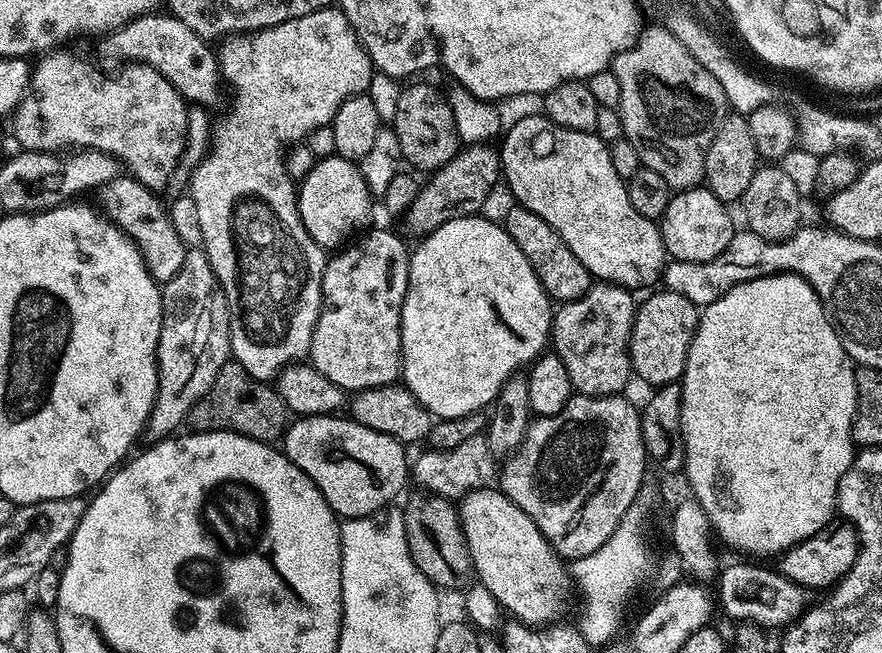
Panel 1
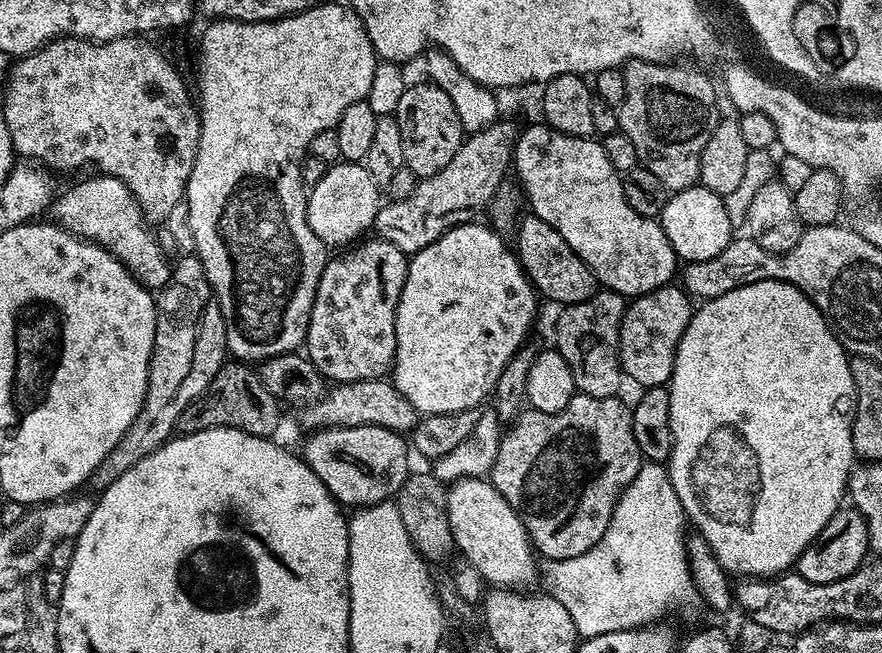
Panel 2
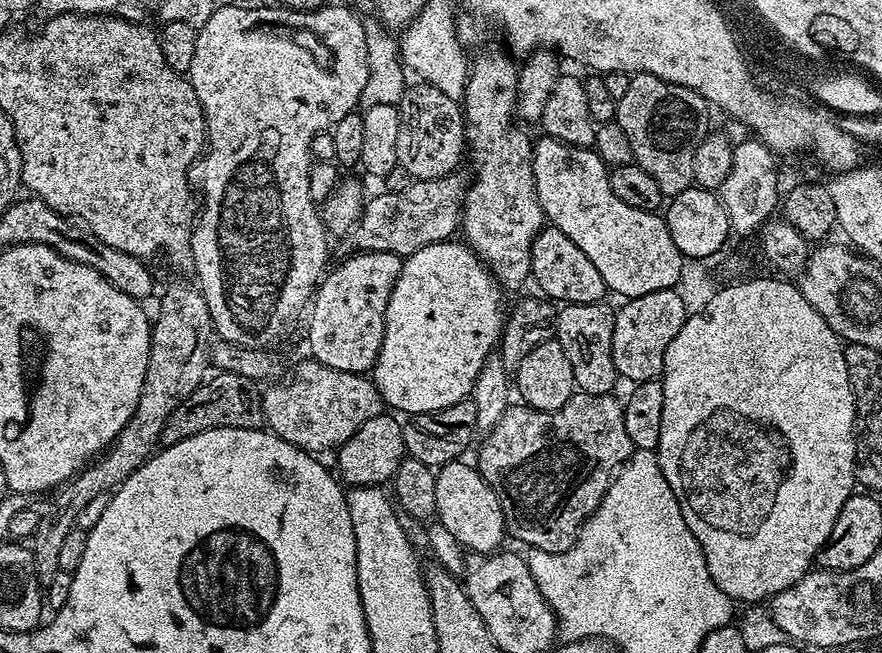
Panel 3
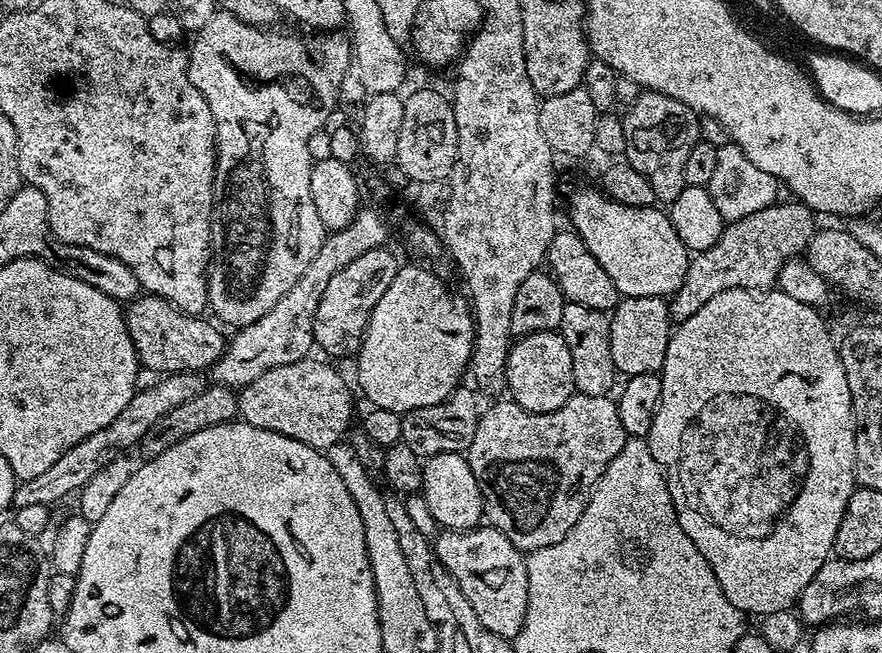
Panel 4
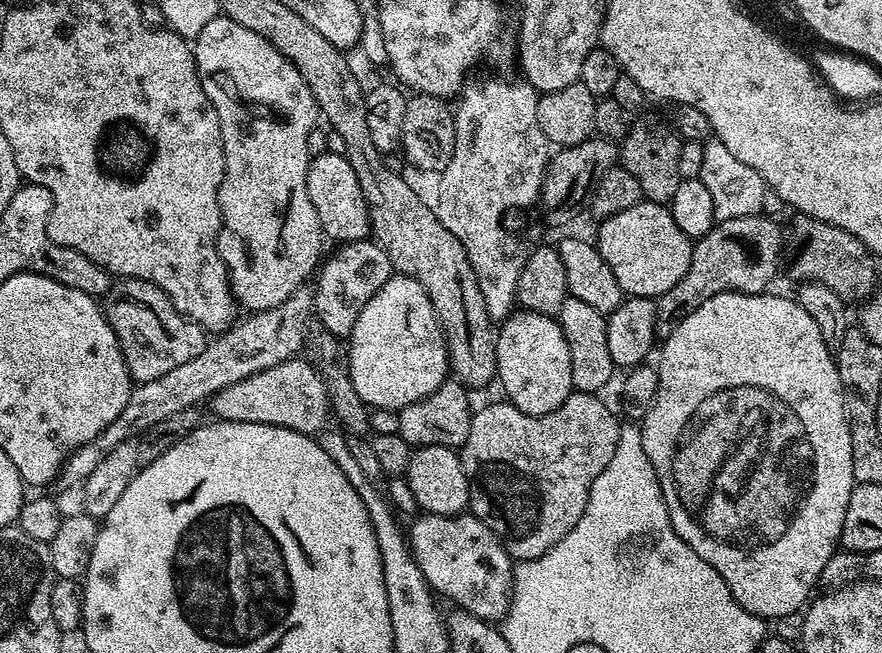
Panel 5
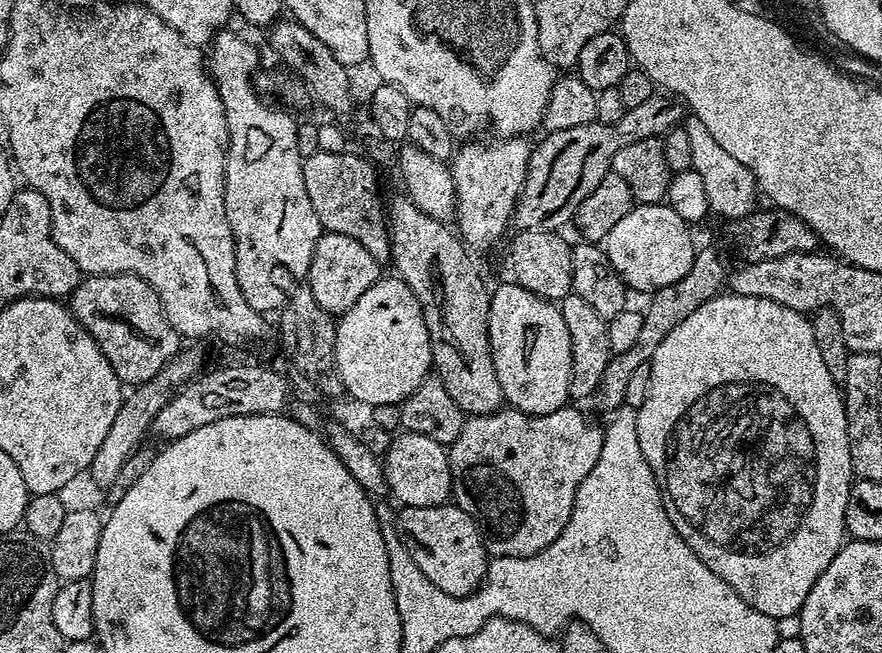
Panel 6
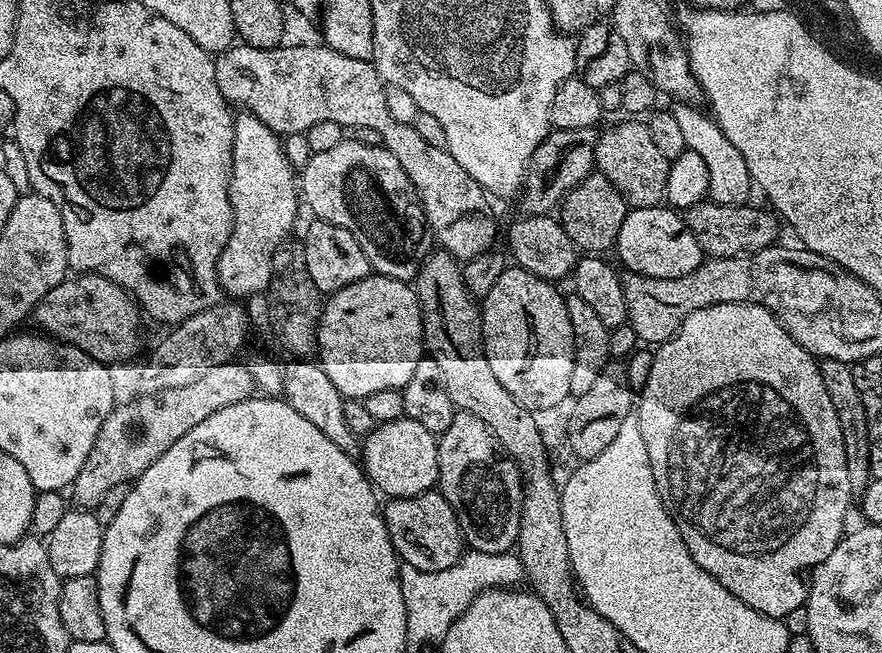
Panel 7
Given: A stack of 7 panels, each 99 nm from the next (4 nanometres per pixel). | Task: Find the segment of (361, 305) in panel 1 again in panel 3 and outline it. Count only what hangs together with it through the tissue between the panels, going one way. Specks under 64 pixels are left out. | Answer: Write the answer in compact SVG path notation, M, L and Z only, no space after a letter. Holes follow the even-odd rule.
M356 252L349 260L344 260L336 269L333 267L321 279L310 304L312 317L308 320L308 348L311 359L322 366L343 372L371 373L384 337L386 306L394 290L394 282L400 273L401 257L389 252Z

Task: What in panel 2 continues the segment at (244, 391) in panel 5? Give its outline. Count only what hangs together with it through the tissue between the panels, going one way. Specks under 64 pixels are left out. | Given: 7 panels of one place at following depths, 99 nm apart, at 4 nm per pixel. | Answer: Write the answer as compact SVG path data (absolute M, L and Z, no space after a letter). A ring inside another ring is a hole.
M391 379L359 380L349 384L336 384L329 387L319 400L303 409L304 424L308 430L321 428L349 428L350 426L382 426L391 432L401 434L411 433L416 425L418 413L400 391L396 389Z

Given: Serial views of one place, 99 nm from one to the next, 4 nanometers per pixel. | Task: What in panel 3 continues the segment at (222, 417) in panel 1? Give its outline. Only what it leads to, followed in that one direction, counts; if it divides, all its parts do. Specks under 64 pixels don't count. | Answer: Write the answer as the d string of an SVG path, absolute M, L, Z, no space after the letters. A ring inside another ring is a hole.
M233 372L215 373L216 377L205 379L199 388L194 390L194 394L190 394L188 400L183 400L175 410L170 414L170 418L166 418L166 426L160 434L160 444L167 446L169 444L177 444L186 438L194 438L194 434L202 434L206 430L214 430L215 428L258 428L265 427L264 411L262 410L262 392L258 387L257 381L239 376Z

